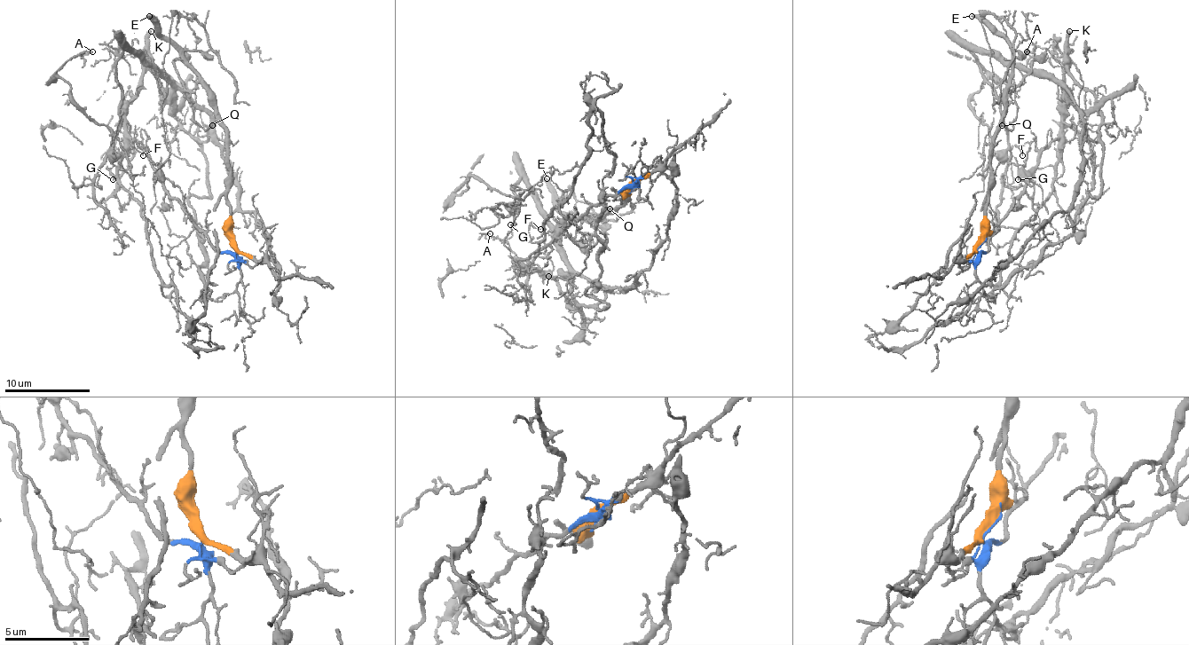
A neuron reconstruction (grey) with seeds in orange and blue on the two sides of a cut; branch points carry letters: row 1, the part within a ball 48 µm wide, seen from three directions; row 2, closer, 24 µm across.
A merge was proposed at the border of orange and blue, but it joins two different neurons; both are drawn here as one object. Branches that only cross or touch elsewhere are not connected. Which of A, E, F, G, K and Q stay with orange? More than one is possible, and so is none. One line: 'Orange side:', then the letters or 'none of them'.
Orange side: E, Q

